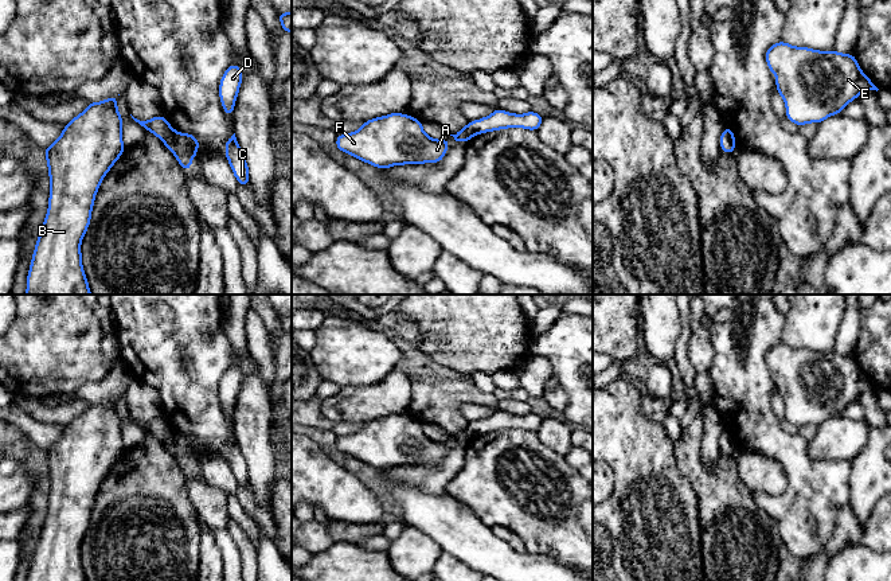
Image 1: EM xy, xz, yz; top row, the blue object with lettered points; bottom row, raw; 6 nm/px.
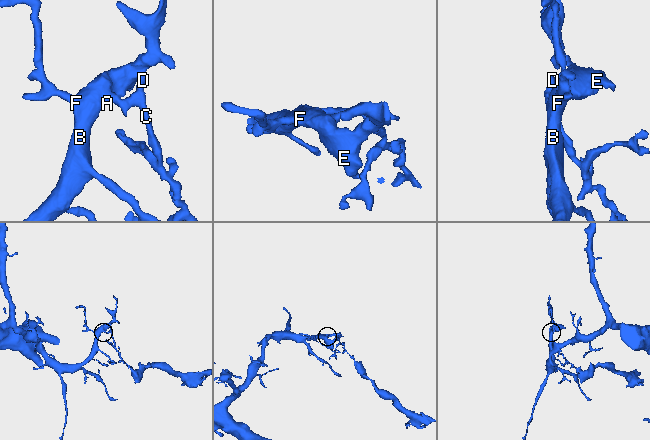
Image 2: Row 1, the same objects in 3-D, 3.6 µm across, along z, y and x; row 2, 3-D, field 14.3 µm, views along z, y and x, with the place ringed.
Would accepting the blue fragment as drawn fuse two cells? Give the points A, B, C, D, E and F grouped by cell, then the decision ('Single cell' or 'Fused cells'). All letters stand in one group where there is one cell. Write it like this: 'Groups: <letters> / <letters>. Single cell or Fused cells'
Groups: A B C D E F. Single cell

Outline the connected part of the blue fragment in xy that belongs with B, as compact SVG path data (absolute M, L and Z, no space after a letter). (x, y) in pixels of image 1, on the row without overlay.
M118 397L89 405L79 417L66 425L60 438L43 452L50 475L50 502L27 581L86 581L81 543L90 526L101 481L125 452L117 399Z

